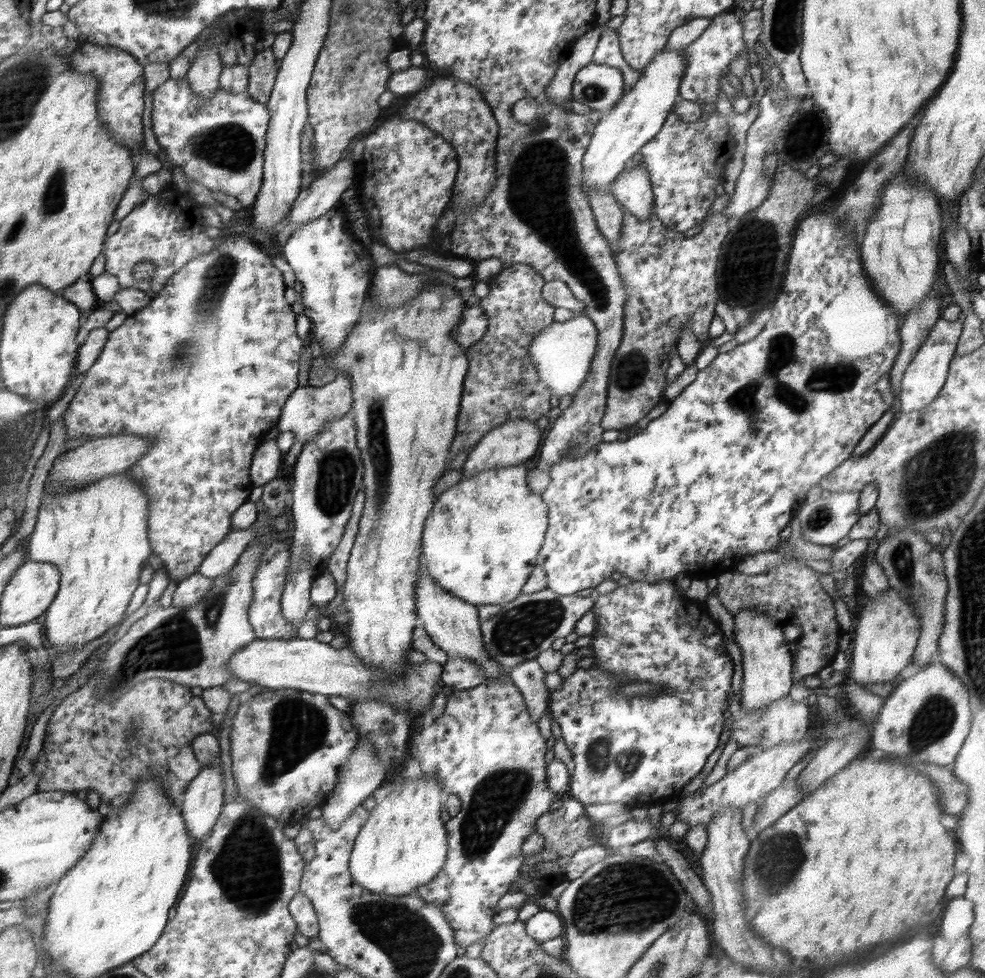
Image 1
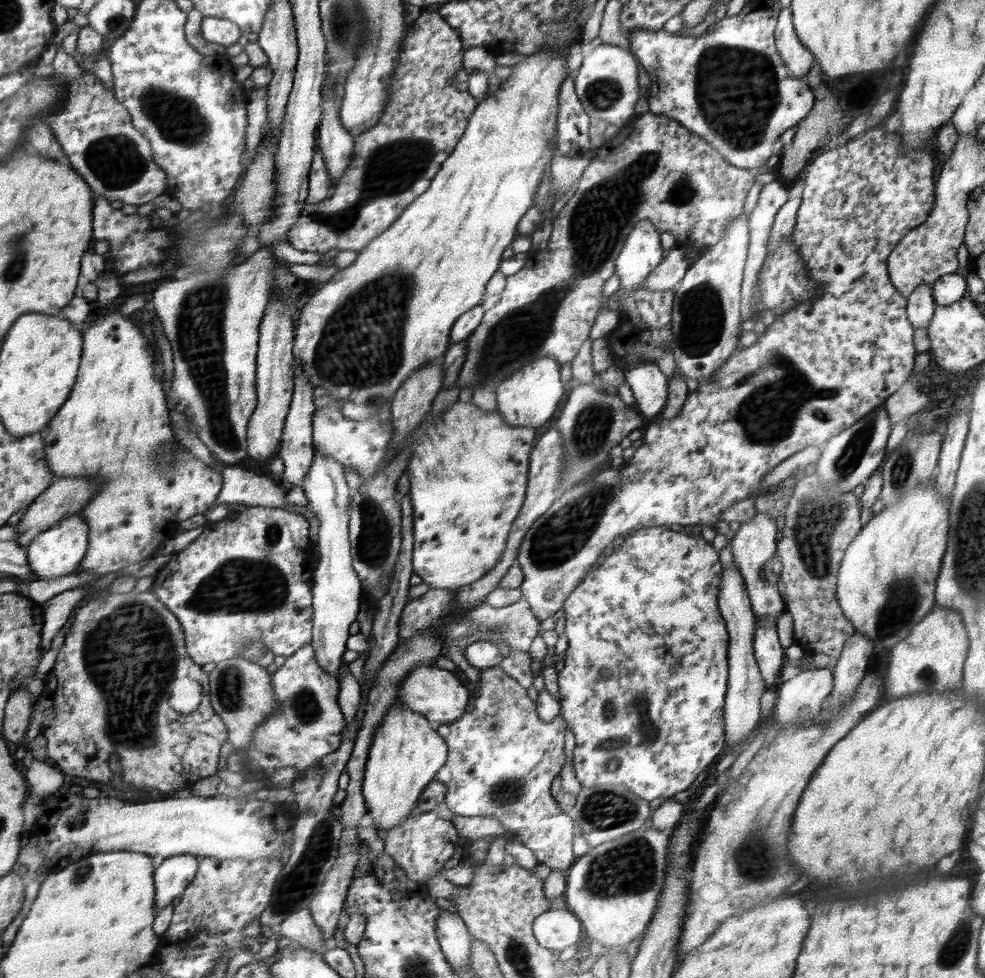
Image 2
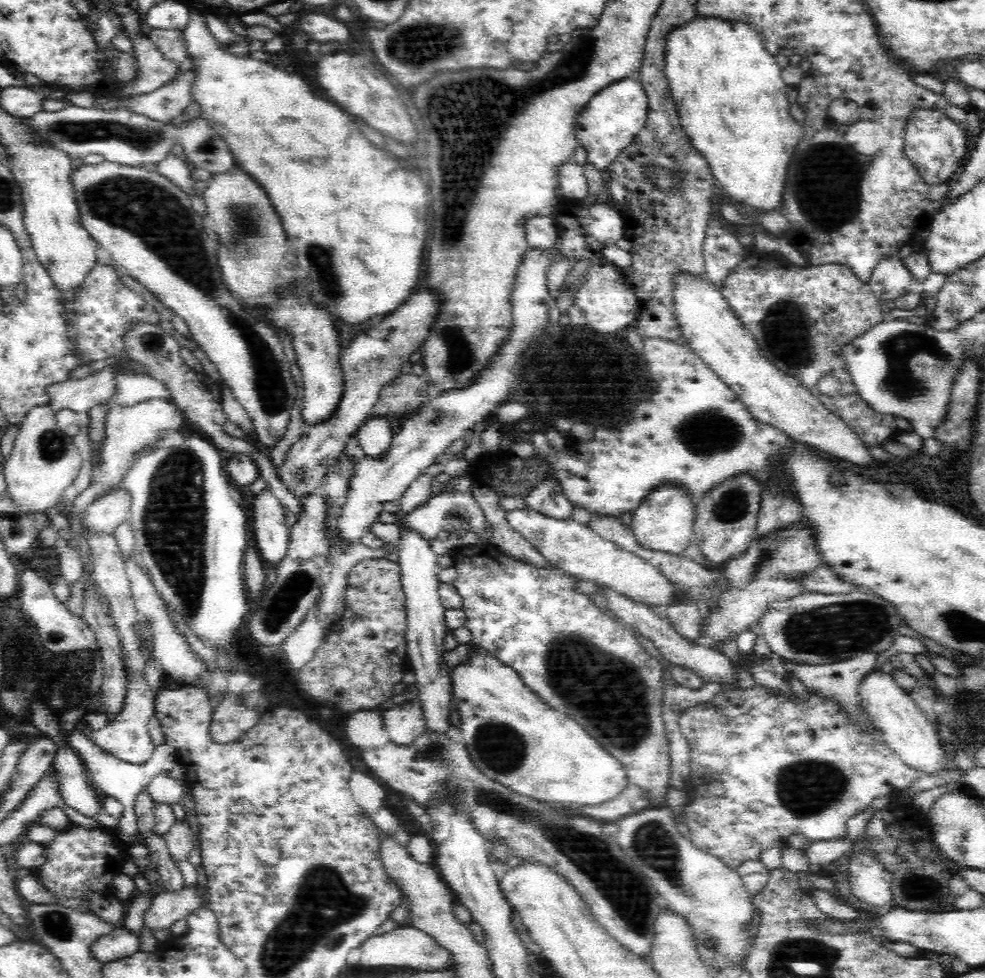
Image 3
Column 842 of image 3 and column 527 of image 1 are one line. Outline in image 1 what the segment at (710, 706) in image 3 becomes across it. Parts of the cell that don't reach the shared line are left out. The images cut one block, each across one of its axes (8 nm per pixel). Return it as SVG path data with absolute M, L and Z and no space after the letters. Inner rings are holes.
M503 673L497 678L487 679L484 683L486 687L486 696L488 696L488 704L478 704L478 687L474 687L466 690L458 690L449 692L448 703L444 708L444 712L435 719L433 724L428 727L420 728L418 732L414 733L413 744L411 744L411 758L417 760L420 763L420 768L425 776L437 776L438 780L441 780L442 790L445 794L455 794L461 800L460 812L451 818L446 823L446 828L450 828L450 864L446 865L446 872L442 872L442 876L438 876L438 880L434 880L434 884L423 884L419 887L417 892L419 896L430 904L437 905L442 910L442 913L446 916L446 921L449 921L454 932L454 940L459 947L464 946L464 950L490 936L492 933L492 918L496 914L496 906L498 906L498 900L508 892L510 884L518 878L520 874L520 868L522 868L522 860L524 860L524 854L520 850L520 846L524 844L524 840L536 831L532 828L536 824L536 818L540 818L542 814L548 812L550 804L556 800L554 792L549 786L546 786L546 773L544 768L546 762L544 762L544 754L548 752L546 748L546 738L538 732L538 726L531 721L530 715L526 709L524 703L523 694L517 689L517 686L511 682L508 673Z

